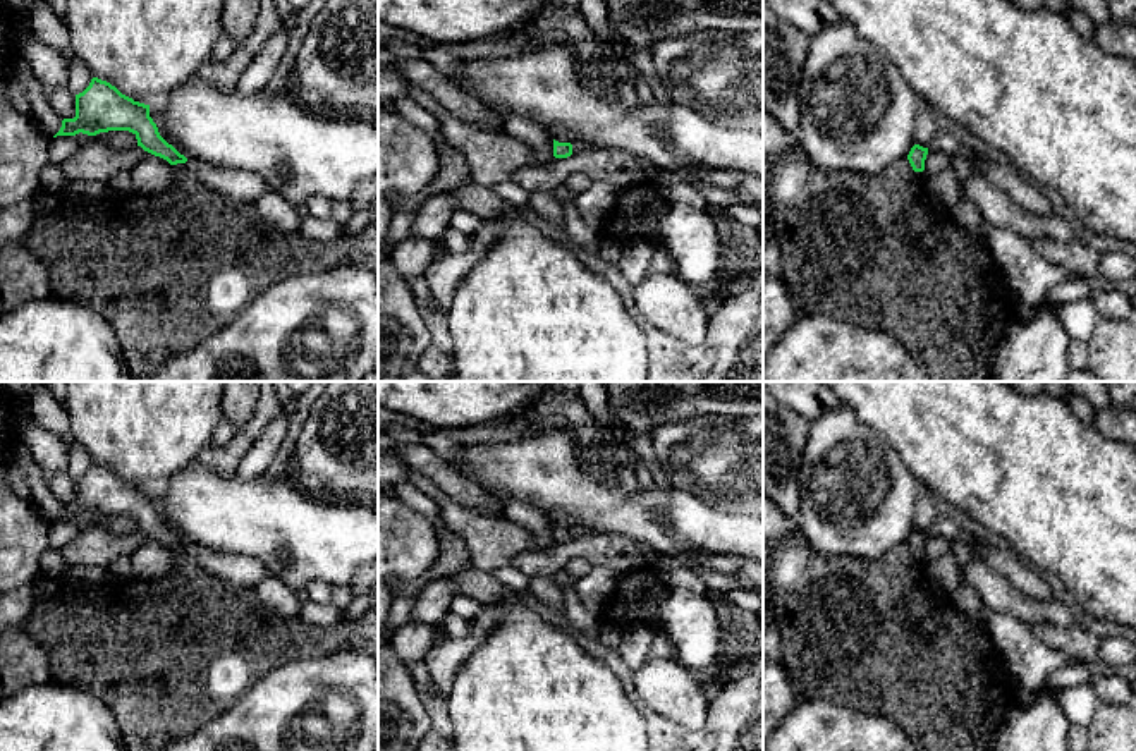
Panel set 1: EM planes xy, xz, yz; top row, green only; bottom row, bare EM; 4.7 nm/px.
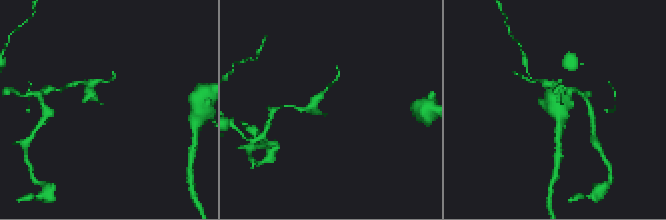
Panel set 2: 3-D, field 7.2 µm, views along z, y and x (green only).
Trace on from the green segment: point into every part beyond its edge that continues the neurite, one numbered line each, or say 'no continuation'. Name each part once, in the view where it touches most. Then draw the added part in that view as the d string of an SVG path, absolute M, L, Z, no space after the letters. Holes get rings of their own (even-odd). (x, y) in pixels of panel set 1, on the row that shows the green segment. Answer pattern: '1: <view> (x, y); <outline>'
no continuation

